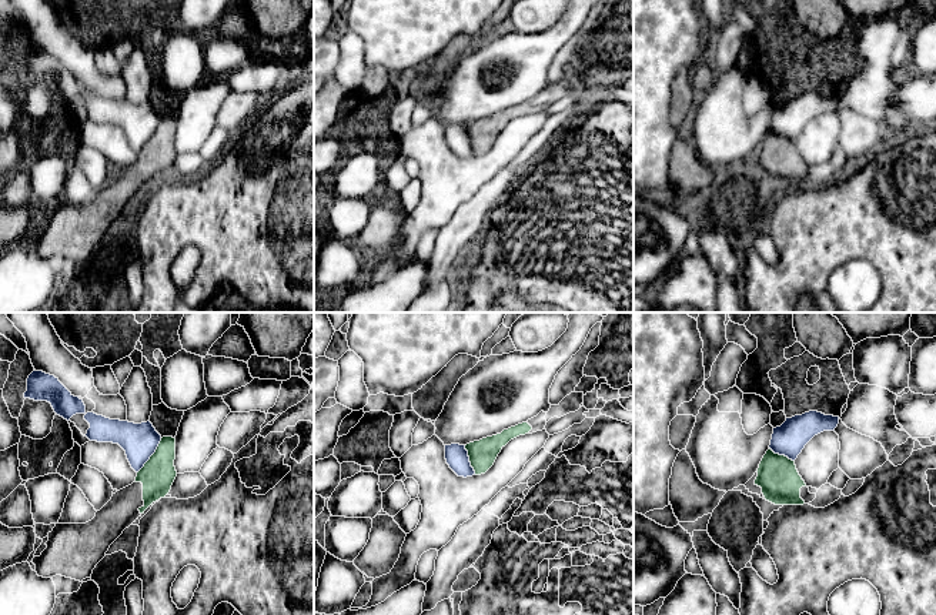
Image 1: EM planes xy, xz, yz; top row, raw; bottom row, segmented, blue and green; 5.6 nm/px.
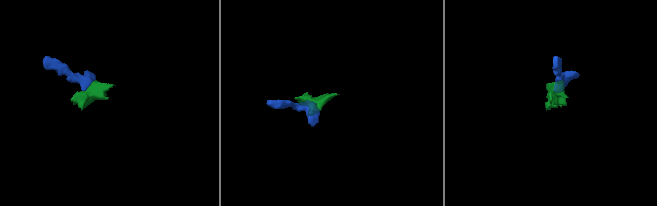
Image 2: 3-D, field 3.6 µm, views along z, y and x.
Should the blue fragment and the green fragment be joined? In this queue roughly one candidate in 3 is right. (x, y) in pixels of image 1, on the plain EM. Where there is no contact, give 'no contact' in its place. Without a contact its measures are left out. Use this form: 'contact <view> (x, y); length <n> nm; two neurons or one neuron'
contact xy (151, 134); length 240 nm; two neurons

